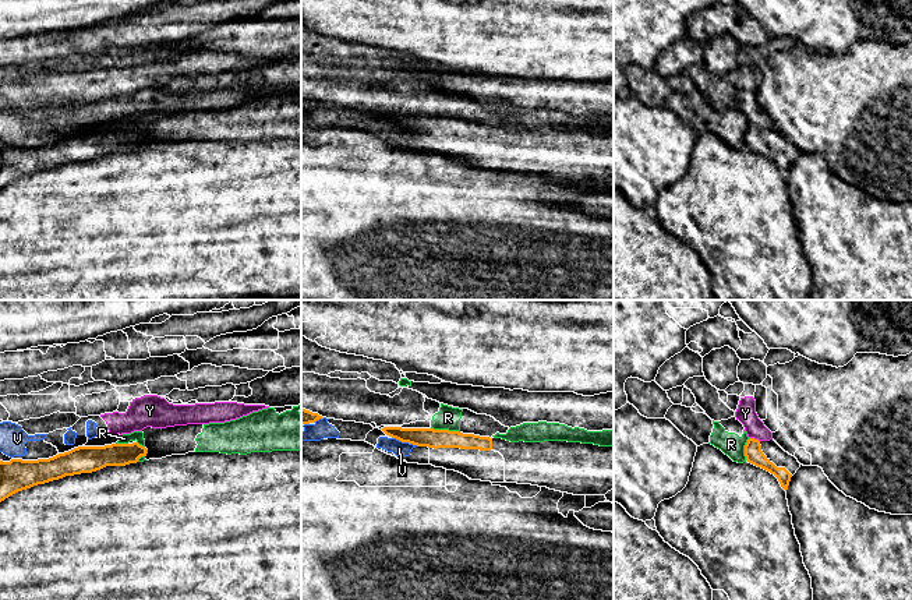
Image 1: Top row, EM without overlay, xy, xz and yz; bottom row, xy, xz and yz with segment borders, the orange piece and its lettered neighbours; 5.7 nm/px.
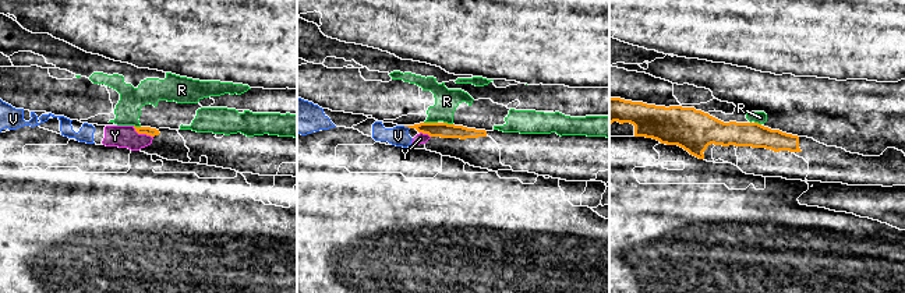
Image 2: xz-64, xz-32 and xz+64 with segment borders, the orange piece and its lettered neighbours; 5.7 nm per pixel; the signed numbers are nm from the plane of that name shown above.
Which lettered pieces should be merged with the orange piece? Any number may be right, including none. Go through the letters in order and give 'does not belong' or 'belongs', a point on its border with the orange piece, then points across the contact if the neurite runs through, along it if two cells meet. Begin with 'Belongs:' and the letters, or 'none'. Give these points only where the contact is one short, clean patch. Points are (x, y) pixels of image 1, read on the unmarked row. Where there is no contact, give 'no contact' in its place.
Belongs: none
R: does not belong; contact xz (445, 117); border xz (431, 115), (459, 120)
V: does not belong; contact xz (405, 129)
Y: does not belong; contact yz (753, 126); border yz (749, 124), (759, 129)

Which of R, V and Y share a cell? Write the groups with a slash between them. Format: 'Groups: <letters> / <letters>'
Groups: R / V Y

